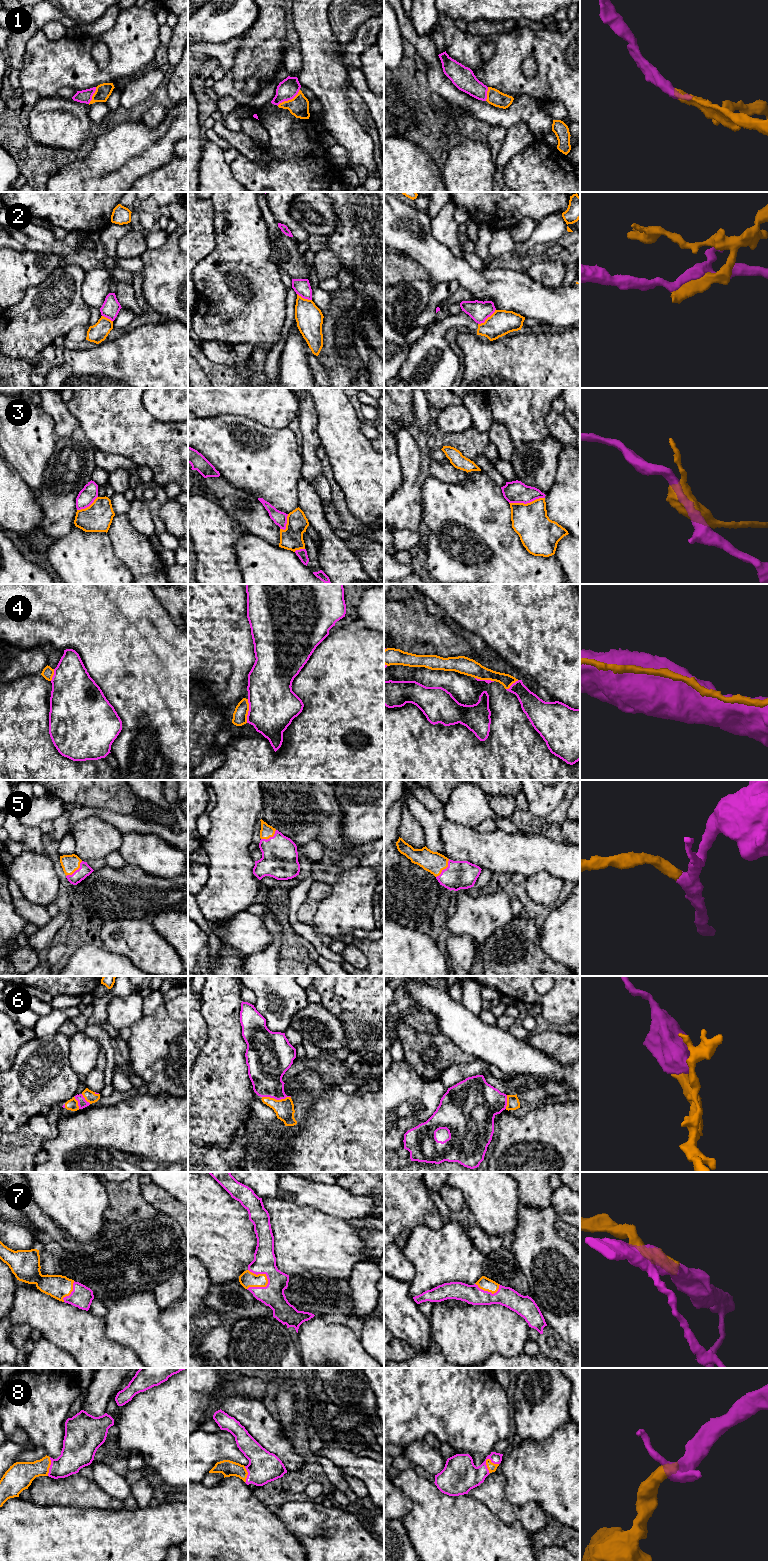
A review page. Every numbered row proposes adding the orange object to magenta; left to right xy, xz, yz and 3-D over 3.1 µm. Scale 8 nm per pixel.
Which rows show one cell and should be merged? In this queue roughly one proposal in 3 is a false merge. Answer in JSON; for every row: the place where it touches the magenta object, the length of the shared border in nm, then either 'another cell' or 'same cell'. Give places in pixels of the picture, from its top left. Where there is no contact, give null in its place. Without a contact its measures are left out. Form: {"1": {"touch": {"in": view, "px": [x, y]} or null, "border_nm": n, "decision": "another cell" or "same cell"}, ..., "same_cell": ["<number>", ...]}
{"1": {"touch": {"in": "xz", "px": [289, 99]}, "border_nm": 220, "decision": "same cell"}, "2": {"touch": {"in": "yz", "px": [487, 317]}, "border_nm": 190, "decision": "another cell"}, "3": {"touch": {"in": "yz", "px": [526, 503]}, "border_nm": 300, "decision": "same cell"}, "4": {"touch": {"in": "xz", "px": [248, 711]}, "border_nm": 190, "decision": "same cell"}, "5": {"touch": {"in": "yz", "px": [446, 868]}, "border_nm": 190, "decision": "same cell"}, "6": {"touch": {"in": "xz", "px": [276, 1099]}, "border_nm": 240, "decision": "same cell"}, "7": {"touch": {"in": "xz", "px": [262, 1273]}, "border_nm": 200, "decision": "same cell"}, "8": {"touch": {"in": "yz", "px": [486, 1466]}, "border_nm": 130, "decision": "same cell"}, "same_cell": ["1", "3", "4", "5", "6", "7", "8"]}

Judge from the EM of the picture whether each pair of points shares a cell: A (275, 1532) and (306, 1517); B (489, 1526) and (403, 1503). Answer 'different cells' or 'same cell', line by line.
A: different cells
B: different cells

